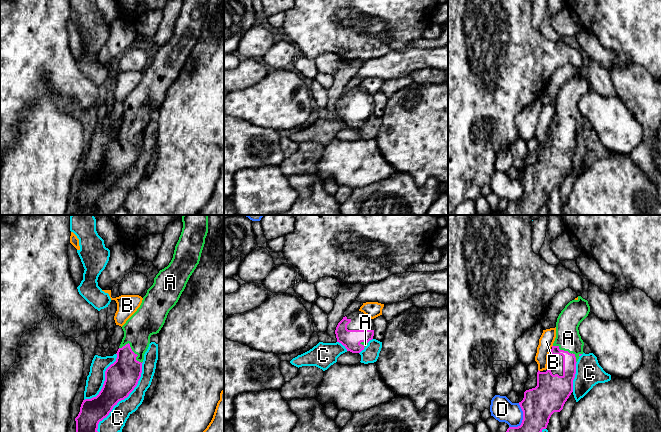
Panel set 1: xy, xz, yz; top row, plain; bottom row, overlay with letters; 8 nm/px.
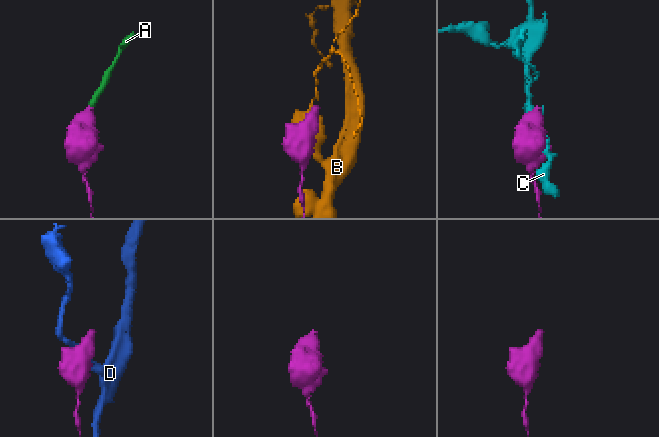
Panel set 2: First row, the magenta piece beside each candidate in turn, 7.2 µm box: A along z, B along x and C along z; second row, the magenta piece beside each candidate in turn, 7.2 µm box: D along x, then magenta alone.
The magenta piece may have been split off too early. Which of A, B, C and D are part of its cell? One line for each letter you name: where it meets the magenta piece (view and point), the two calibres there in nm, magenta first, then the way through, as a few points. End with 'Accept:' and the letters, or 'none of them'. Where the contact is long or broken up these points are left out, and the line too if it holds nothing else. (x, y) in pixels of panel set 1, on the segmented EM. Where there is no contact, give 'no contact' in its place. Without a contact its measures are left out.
A: xy (131, 349) | 260/220 nm | across xy (121, 377), (128, 367), (131, 349), (137, 330), (145, 322)
Accept: A

